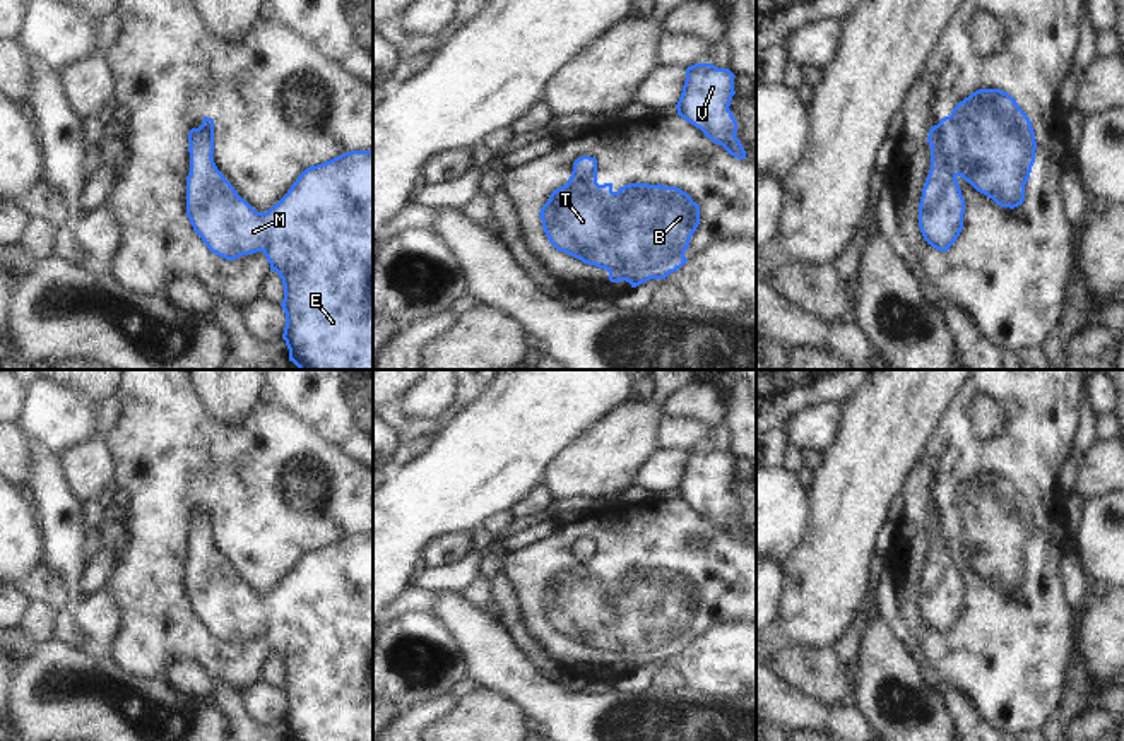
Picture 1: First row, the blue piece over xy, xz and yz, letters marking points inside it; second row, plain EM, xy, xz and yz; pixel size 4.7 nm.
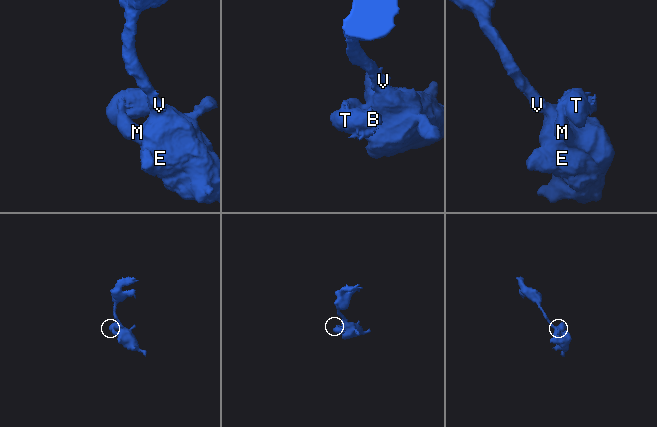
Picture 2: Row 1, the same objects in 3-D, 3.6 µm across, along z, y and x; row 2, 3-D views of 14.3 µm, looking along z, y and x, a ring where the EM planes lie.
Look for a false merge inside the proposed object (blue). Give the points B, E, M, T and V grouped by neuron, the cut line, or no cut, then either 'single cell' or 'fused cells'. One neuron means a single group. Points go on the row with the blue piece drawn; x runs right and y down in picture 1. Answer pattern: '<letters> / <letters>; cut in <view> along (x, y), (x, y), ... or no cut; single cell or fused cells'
B T / E M V; cut in yz along (934, 144), (957, 175); fused cells

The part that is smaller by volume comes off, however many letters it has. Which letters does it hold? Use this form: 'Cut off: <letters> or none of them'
Cut off: B, T

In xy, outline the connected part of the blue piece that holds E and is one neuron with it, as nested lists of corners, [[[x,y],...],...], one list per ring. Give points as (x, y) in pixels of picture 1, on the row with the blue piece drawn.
[[[205,133],[190,135],[186,217],[207,248],[226,258],[262,252],[282,279],[282,339],[299,370],[373,370],[373,151],[351,151],[306,168],[267,212],[257,212],[217,169]]]

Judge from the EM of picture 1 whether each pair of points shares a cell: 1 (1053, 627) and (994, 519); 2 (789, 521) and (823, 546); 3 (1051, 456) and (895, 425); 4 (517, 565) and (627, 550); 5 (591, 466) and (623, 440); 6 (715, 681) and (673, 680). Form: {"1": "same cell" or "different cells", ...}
{"1": "same cell", "2": "different cells", "3": "different cells", "4": "same cell", "5": "same cell", "6": "different cells"}

